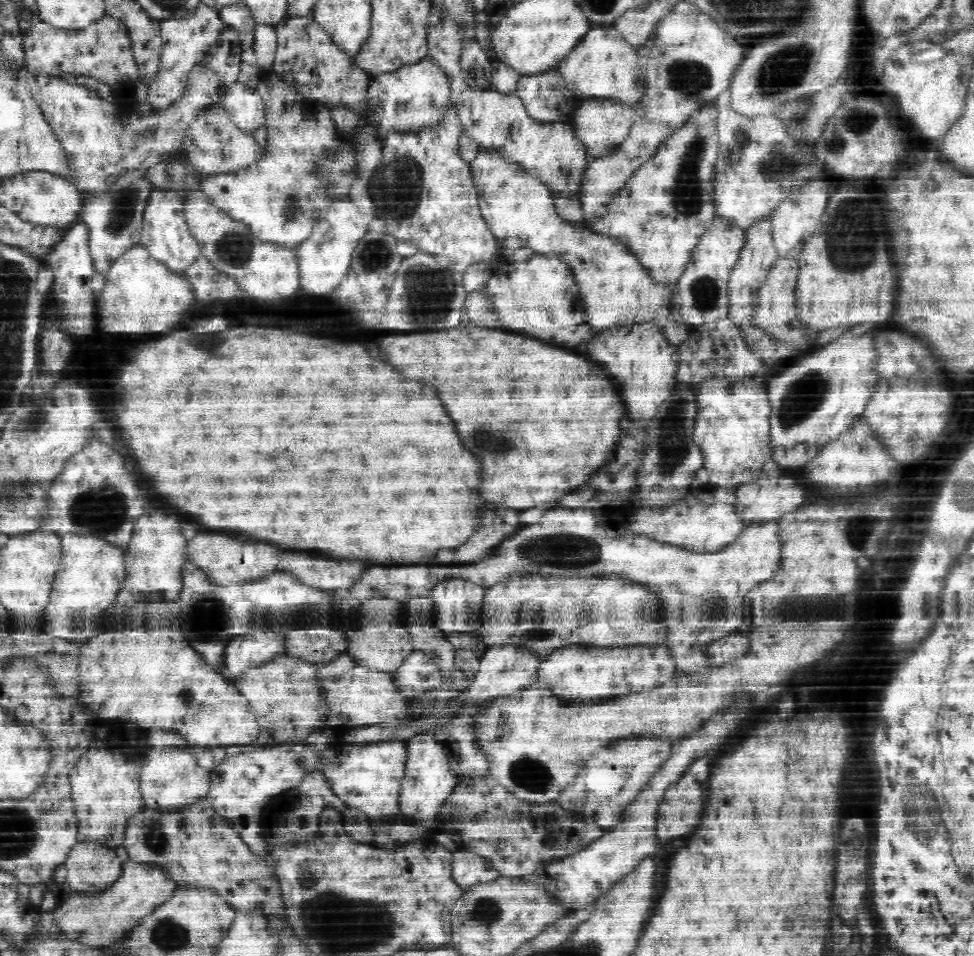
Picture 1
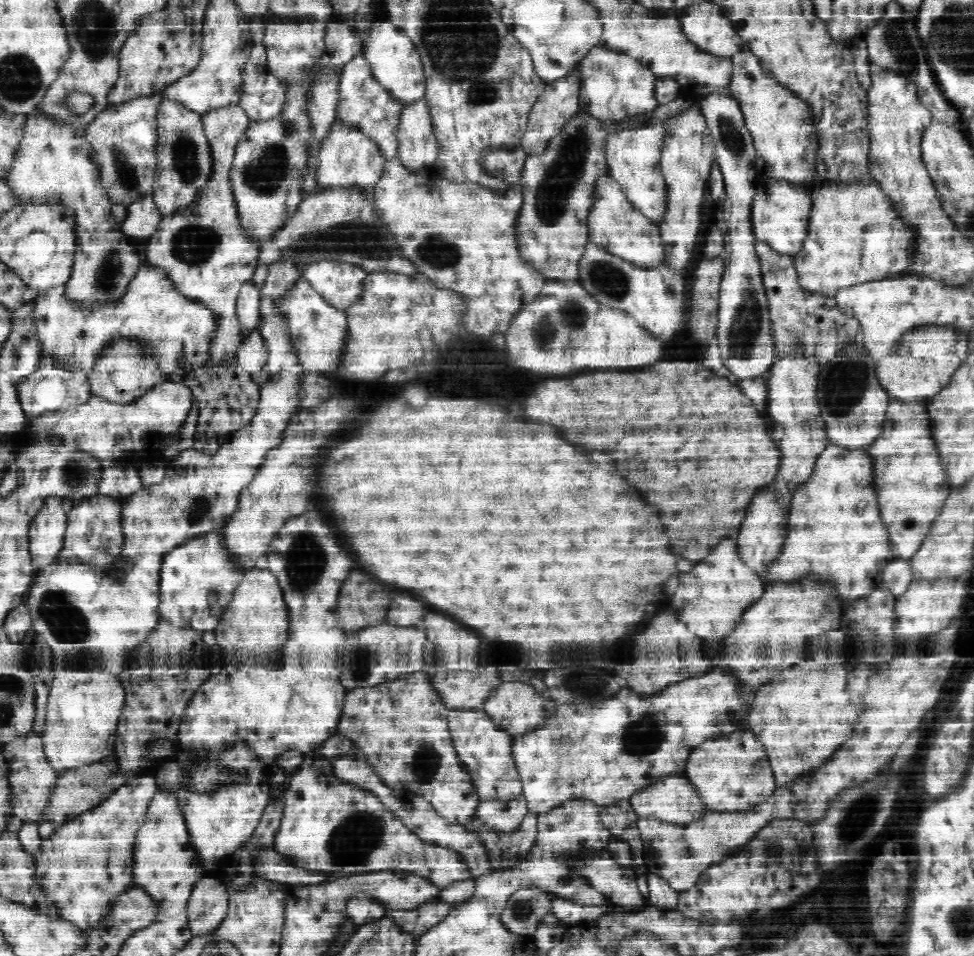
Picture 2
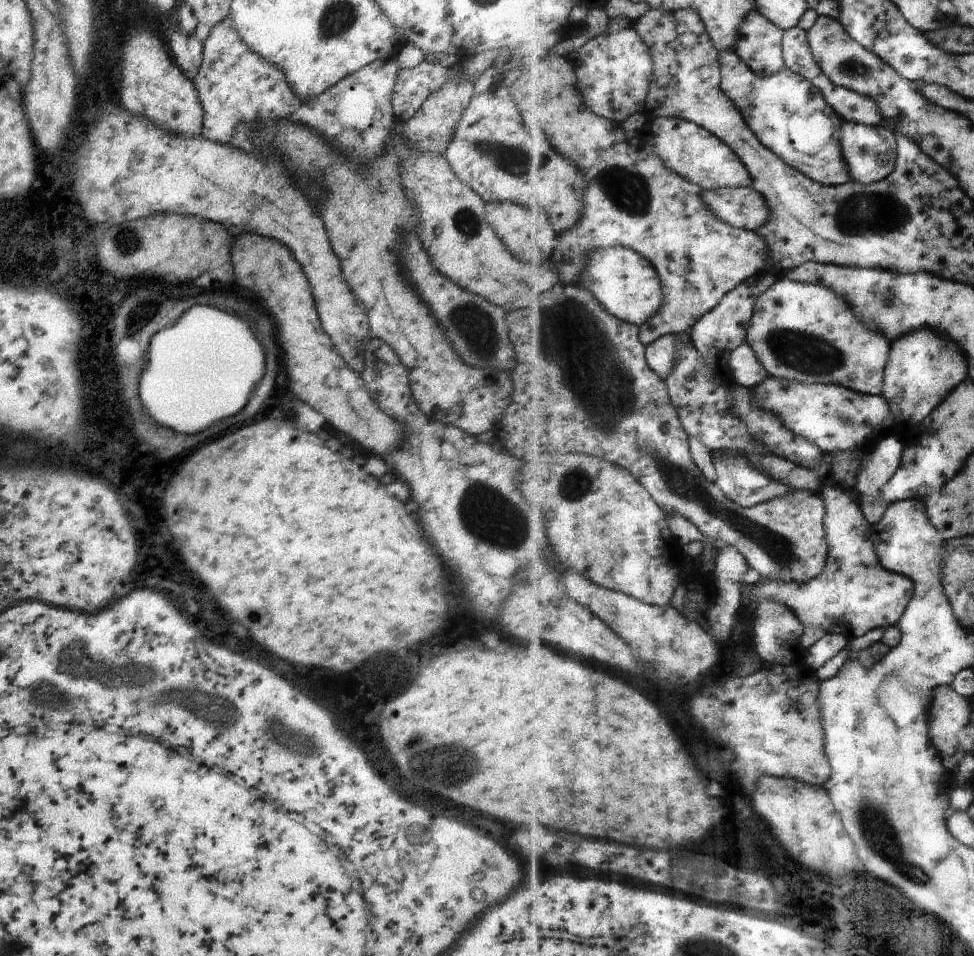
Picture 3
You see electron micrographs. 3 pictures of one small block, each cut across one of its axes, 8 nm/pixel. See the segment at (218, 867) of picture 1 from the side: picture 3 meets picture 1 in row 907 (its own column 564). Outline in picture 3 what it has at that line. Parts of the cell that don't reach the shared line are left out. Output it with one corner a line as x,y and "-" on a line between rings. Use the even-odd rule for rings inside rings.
637,135
626,139
603,152
602,159
594,167
585,171
585,206
583,218
575,228
559,235
554,258
557,258
559,280
563,285
579,285
587,273
587,262
595,248
625,246
637,250
639,254
651,260
661,277
663,300
659,312
645,326
641,326
641,340
644,345
653,344
663,336
689,333
709,311
713,311
723,297
737,288
747,279
767,271
771,262
769,246
763,236
756,231
737,228
715,218
711,208
701,200
704,189
699,184
685,180
679,173
673,172
656,153
651,144
647,144

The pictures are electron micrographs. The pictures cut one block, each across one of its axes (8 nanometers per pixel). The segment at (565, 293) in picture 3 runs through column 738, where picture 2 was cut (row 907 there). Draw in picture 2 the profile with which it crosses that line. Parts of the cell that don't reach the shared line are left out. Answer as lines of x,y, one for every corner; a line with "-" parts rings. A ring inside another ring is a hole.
522,886
506,901
500,915
501,923
506,927
506,930
514,934
532,936
540,924
543,924
544,916
550,912
551,898
552,894
538,888

